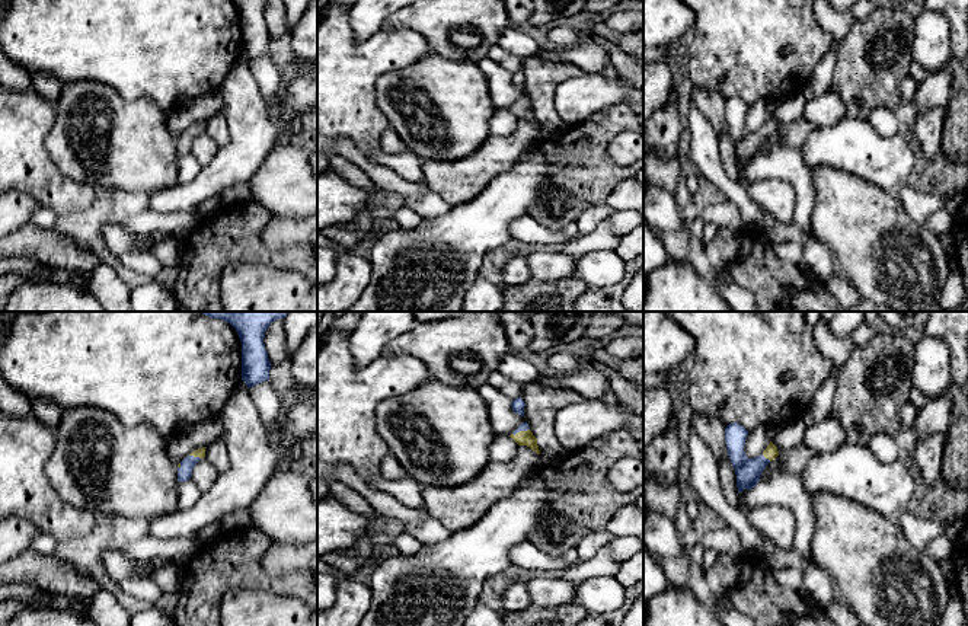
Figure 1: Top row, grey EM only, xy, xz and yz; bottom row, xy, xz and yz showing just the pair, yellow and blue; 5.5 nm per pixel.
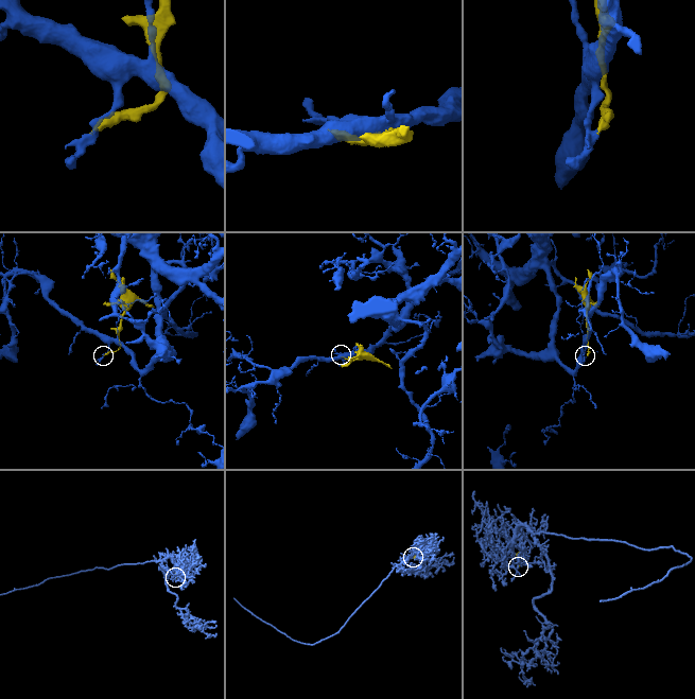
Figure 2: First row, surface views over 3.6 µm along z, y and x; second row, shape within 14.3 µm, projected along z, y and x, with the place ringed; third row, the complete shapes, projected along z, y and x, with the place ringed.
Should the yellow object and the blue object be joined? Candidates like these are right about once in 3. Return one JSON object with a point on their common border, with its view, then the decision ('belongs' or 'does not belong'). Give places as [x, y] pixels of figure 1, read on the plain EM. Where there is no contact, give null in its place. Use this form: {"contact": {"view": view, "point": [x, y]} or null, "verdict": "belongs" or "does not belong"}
{"contact": {"view": "yz", "point": [766, 131]}, "verdict": "belongs"}

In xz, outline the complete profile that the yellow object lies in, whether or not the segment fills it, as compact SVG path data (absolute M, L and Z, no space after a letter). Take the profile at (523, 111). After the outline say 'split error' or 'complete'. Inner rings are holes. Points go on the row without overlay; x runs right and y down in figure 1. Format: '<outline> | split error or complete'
M523 96L511 109L509 109L518 119L527 119L537 128L540 128L537 112L528 103L528 98Z | split error

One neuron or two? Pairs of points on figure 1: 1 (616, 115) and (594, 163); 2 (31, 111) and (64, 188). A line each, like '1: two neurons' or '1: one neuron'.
1: one neuron
2: one neuron

